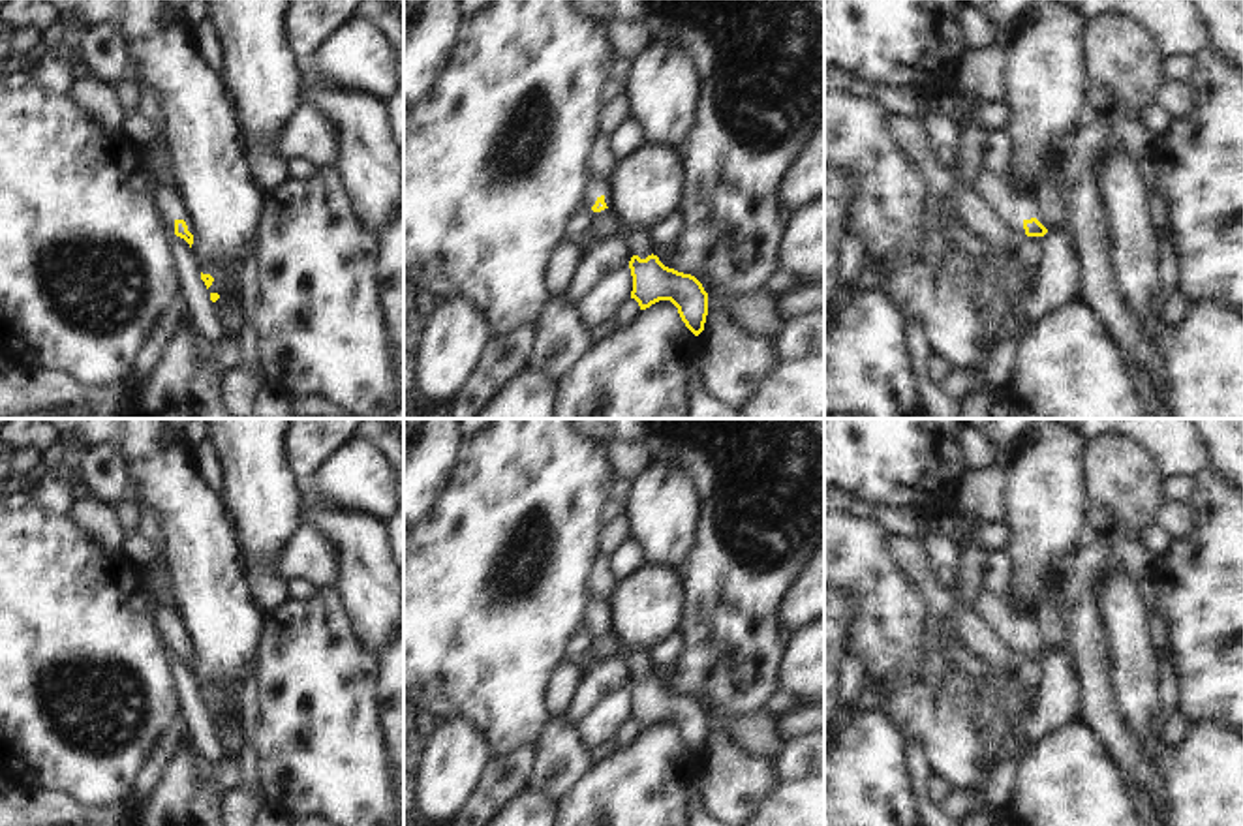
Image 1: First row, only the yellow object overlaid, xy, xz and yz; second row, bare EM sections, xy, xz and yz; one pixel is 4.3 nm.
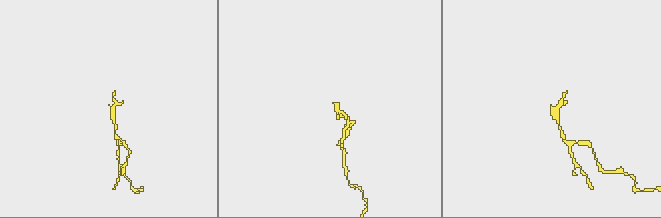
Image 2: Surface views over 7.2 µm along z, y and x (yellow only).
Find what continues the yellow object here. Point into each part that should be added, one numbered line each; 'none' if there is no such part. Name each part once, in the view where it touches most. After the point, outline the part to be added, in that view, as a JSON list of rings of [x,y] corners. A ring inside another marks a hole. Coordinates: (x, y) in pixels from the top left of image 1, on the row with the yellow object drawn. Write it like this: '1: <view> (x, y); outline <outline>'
1: yz (1001, 196); outline [[[982,167],[973,188],[1001,216],[1016,220],[1031,220],[1038,216],[1035,195],[1020,191],[1014,184],[1003,180],[986,167]]]

